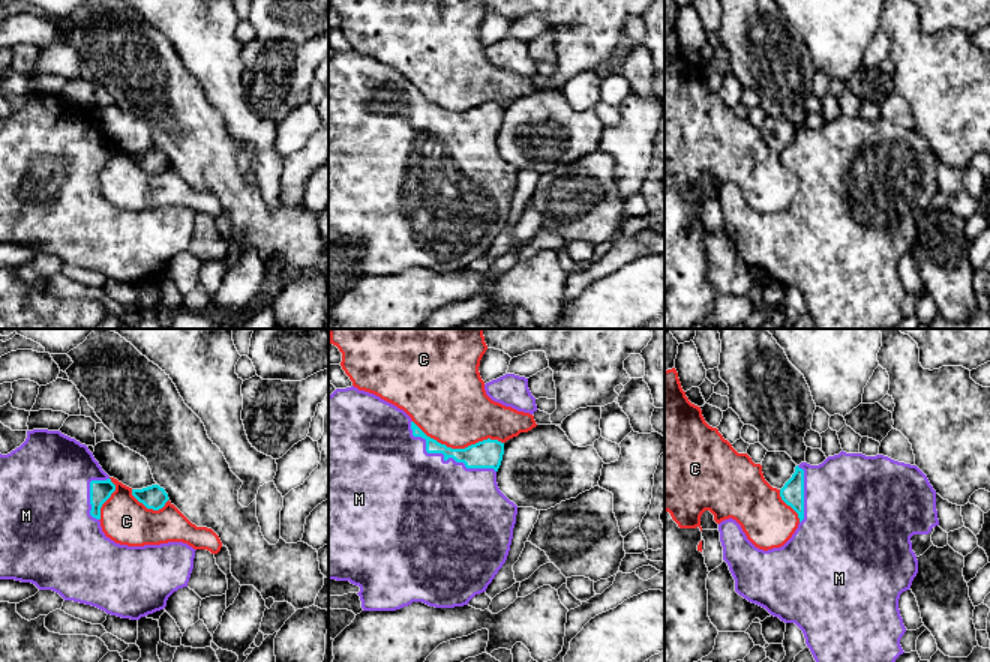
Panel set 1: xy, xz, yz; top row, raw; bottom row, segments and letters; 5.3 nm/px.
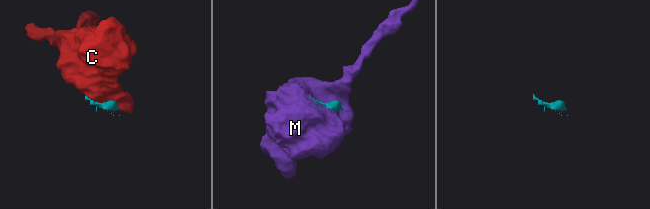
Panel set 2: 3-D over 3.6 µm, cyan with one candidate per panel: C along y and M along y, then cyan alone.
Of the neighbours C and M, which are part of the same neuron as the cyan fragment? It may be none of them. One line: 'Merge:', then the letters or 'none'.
Merge: M

